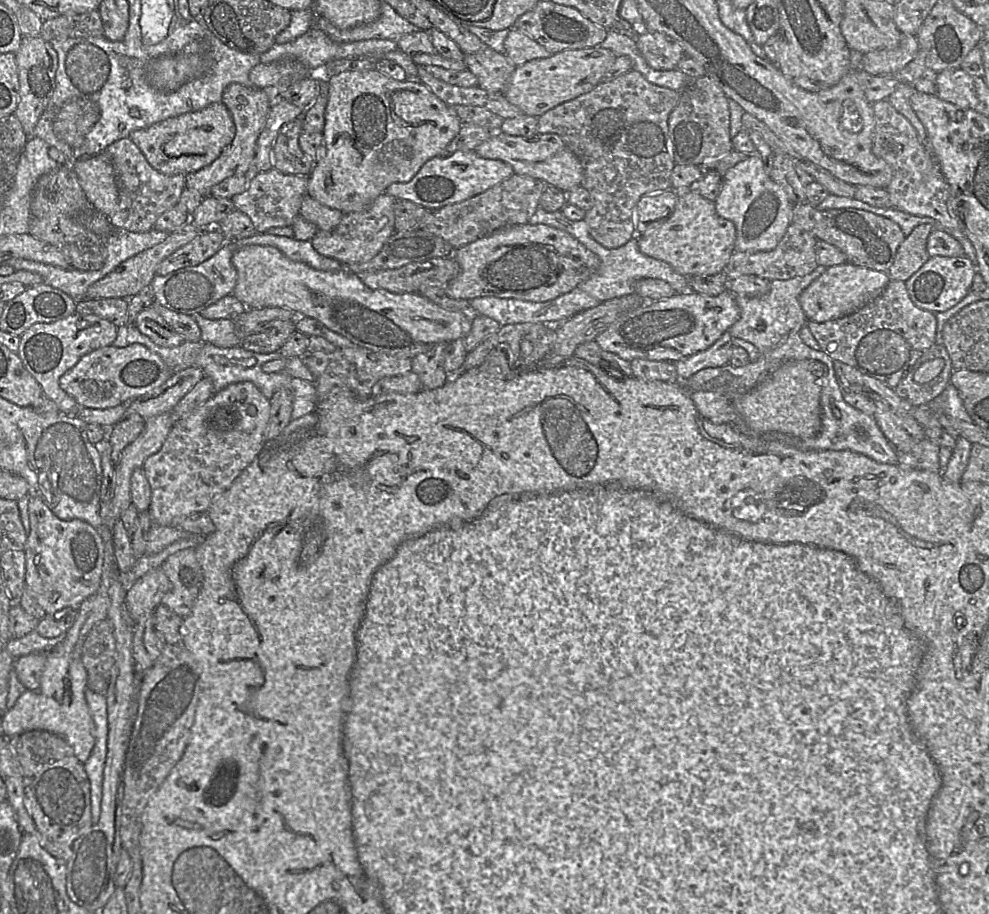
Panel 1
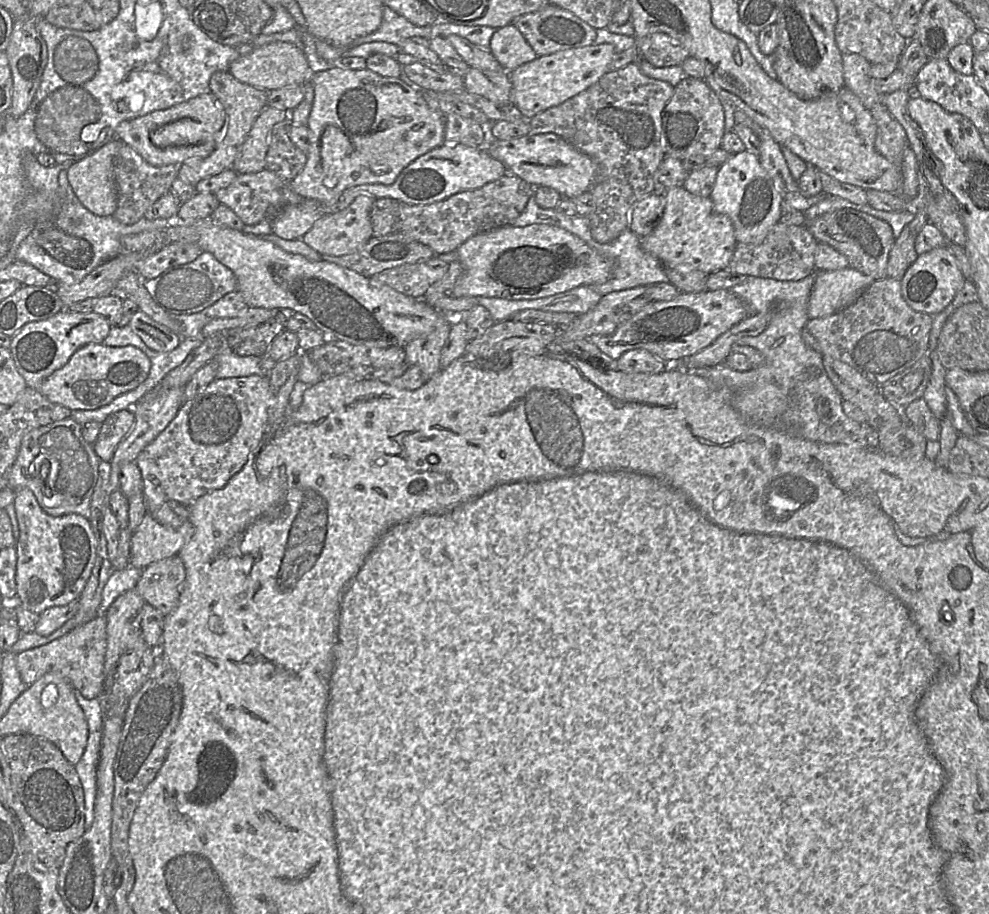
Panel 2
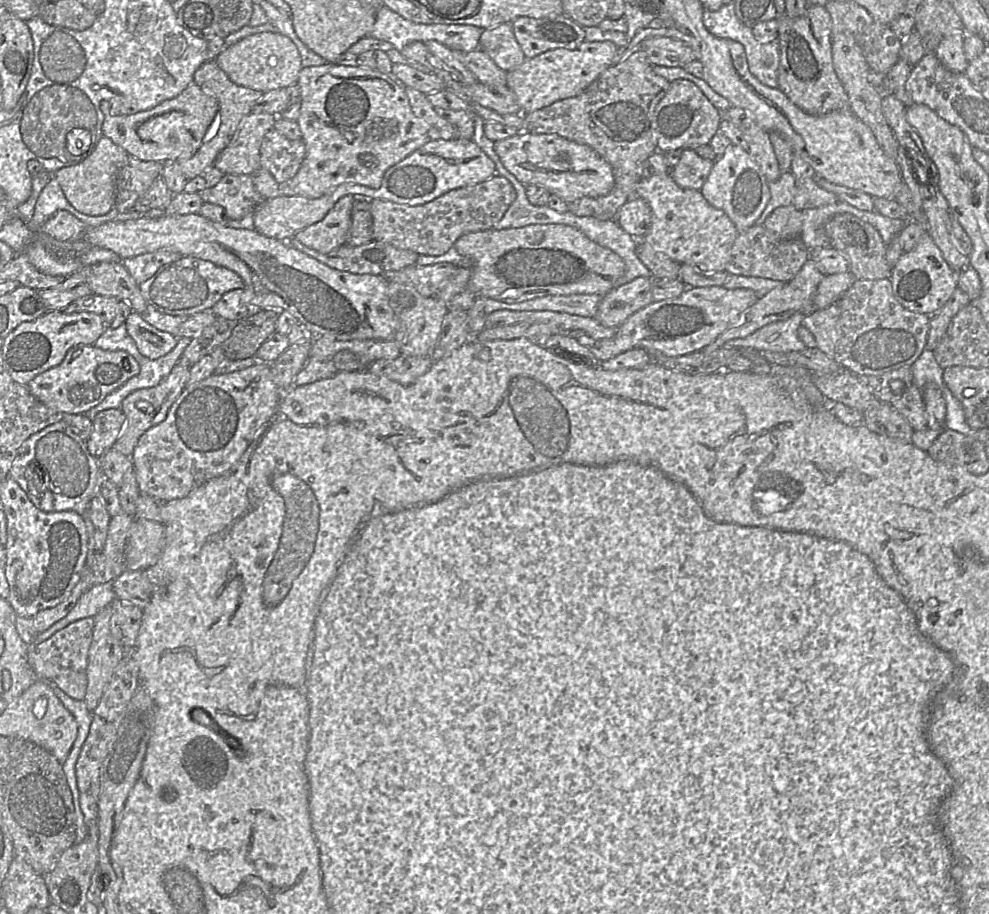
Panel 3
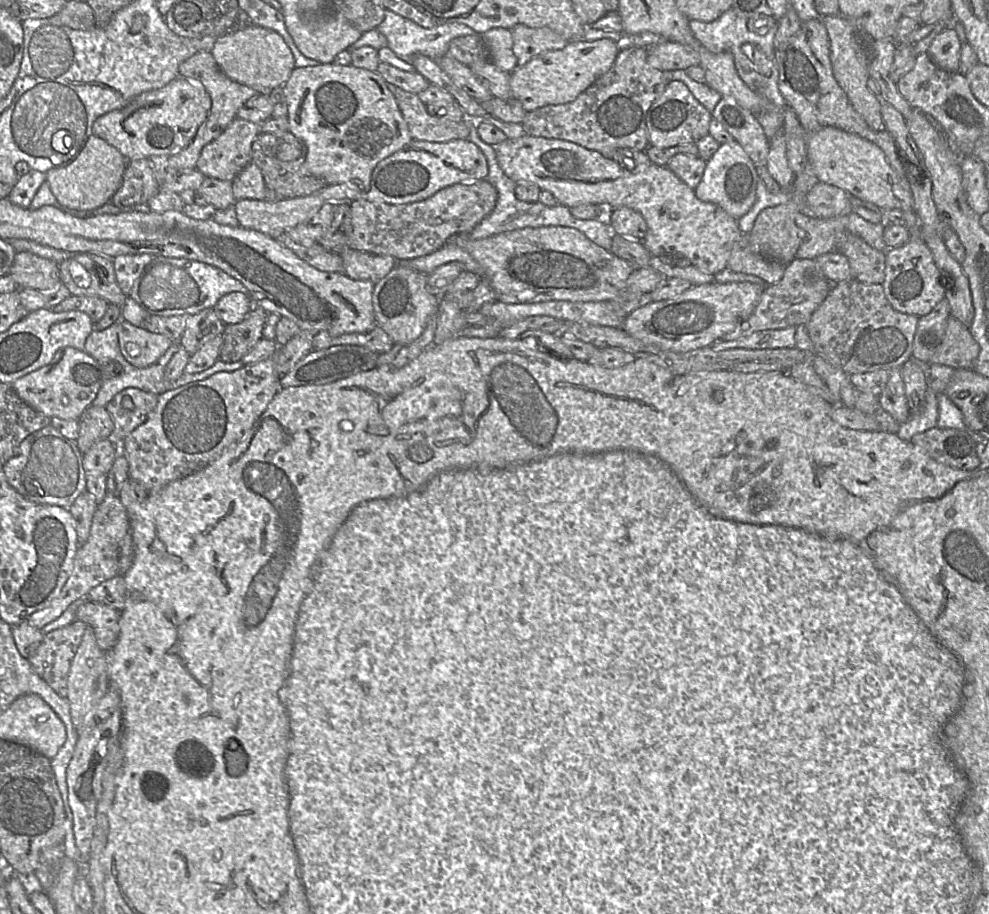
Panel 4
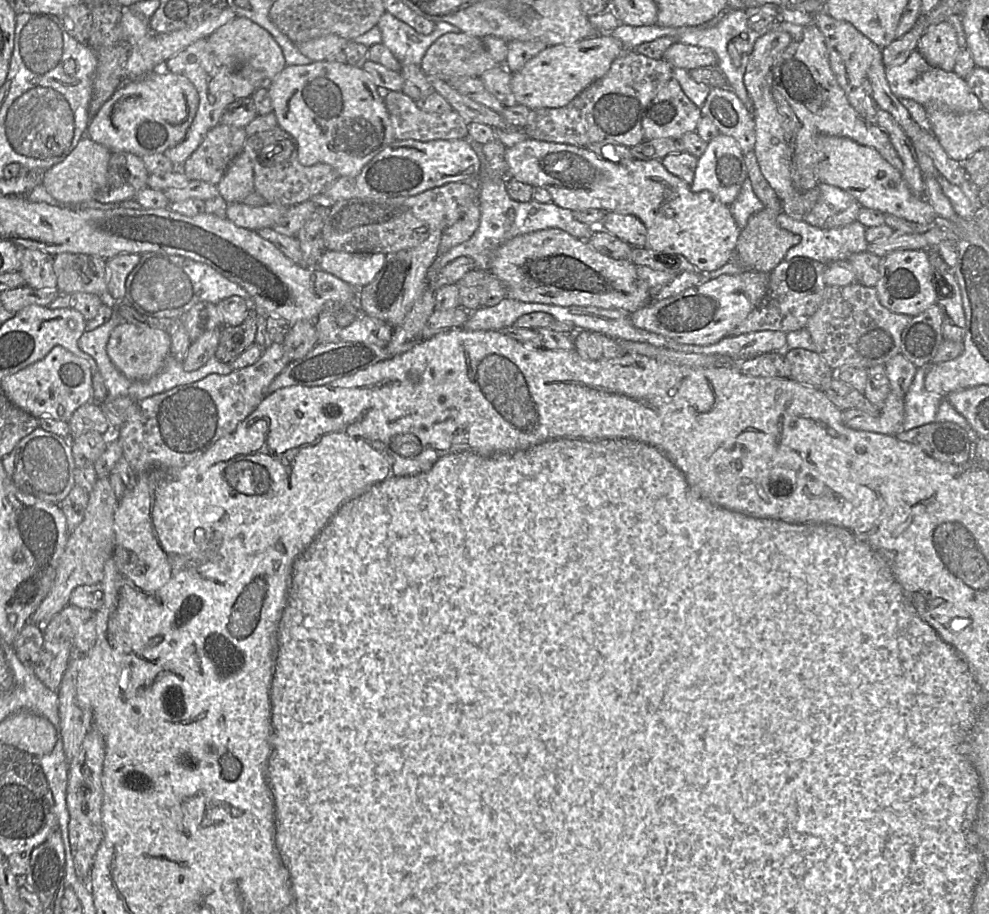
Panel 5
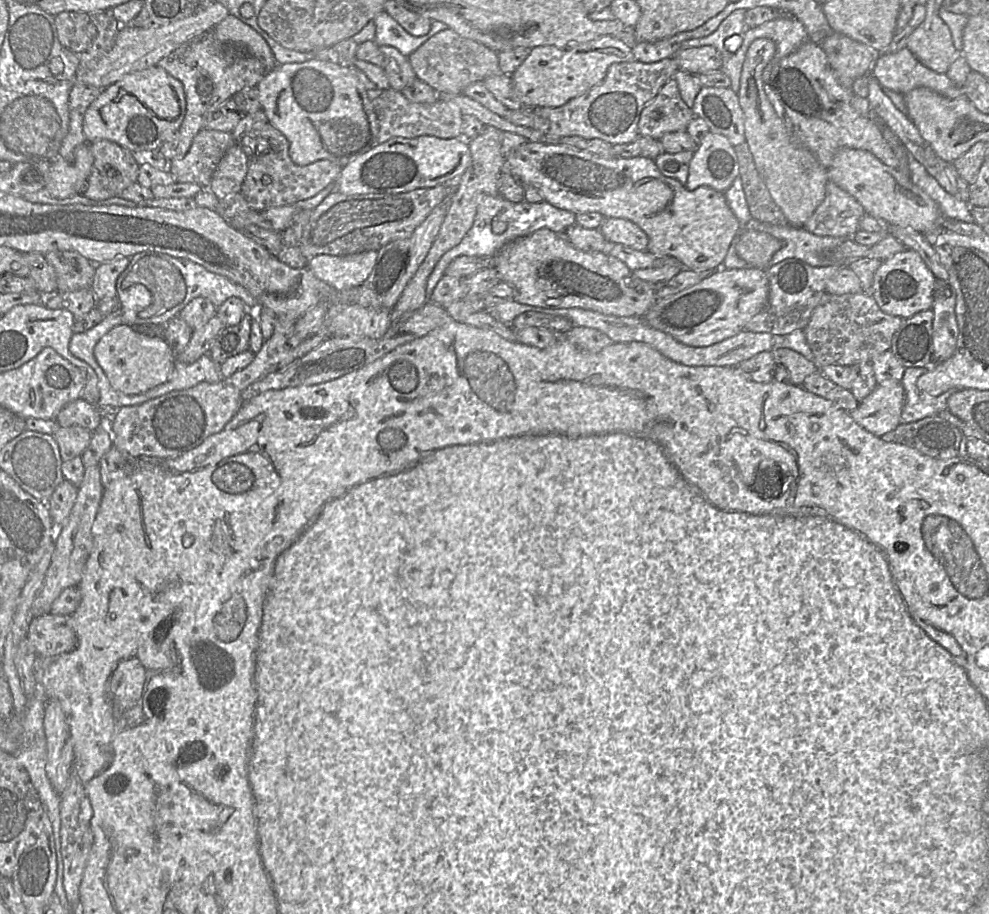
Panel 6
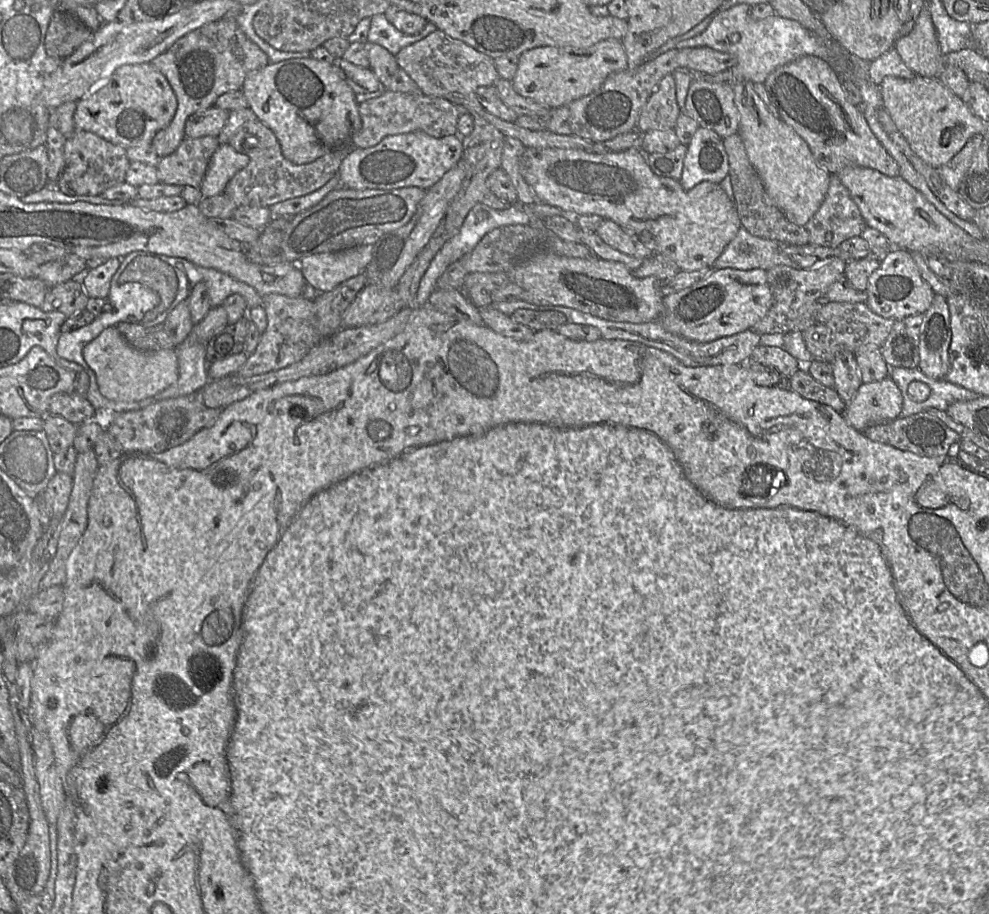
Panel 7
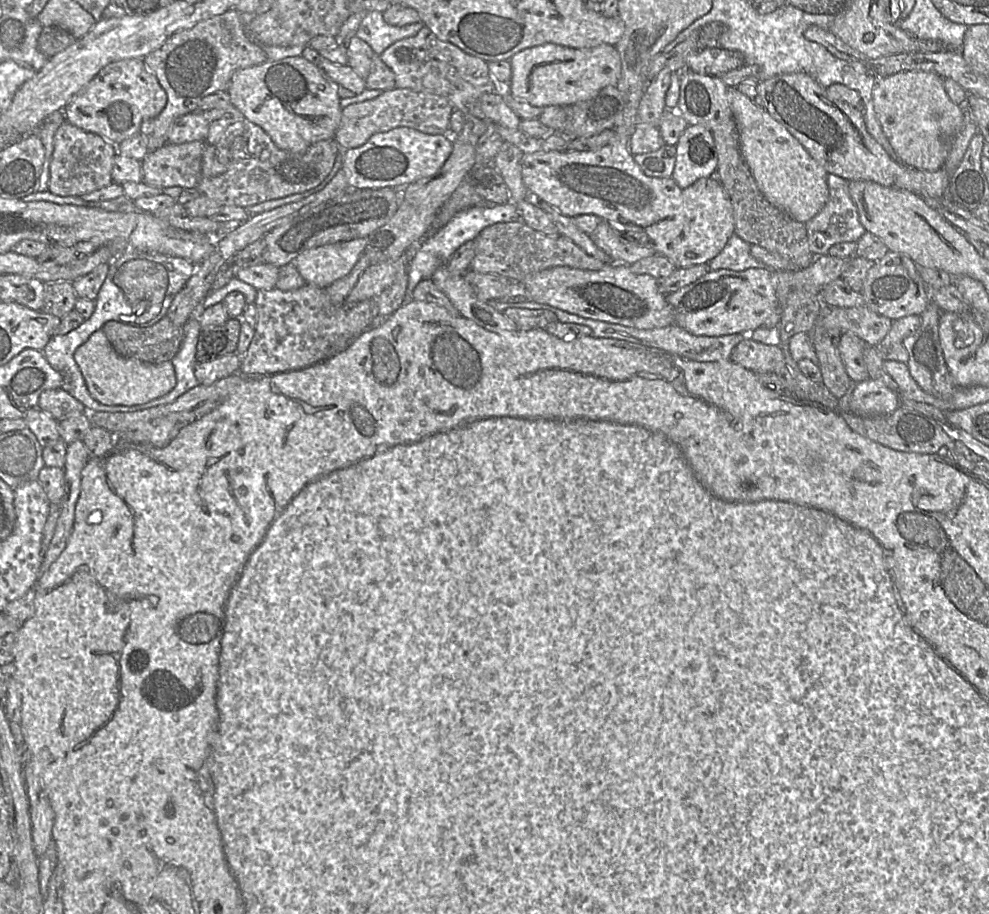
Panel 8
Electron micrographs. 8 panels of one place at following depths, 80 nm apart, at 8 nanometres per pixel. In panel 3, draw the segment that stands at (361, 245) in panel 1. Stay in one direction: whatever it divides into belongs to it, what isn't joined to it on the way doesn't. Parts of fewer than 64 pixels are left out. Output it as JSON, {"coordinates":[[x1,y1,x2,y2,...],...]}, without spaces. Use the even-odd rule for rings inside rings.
{"coordinates":[[353,195,340,198,322,220,299,231,292,239,320,253,328,253,347,244,356,200,357,196]]}

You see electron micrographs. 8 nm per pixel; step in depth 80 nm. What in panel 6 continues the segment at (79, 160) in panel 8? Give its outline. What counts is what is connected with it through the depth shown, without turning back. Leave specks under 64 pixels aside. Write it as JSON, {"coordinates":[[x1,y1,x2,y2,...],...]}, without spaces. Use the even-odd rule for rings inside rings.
{"coordinates":[[105,139,88,144,94,162,81,195,92,200,105,200,119,197,124,189,137,183,140,165,130,150]]}

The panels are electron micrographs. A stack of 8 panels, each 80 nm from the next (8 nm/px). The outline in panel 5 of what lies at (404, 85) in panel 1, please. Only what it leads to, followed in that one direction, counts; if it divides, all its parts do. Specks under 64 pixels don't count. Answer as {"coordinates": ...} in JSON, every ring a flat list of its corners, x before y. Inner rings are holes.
{"coordinates":[[327,60,313,61,306,65,287,65,274,79,269,81,266,86,269,91,273,113,277,118,278,126,294,138,297,158,303,166,325,163,331,165,339,176,355,177,373,157,397,140,384,98,378,93,378,86,374,83,371,75,362,68,352,66,348,63,329,62]]}

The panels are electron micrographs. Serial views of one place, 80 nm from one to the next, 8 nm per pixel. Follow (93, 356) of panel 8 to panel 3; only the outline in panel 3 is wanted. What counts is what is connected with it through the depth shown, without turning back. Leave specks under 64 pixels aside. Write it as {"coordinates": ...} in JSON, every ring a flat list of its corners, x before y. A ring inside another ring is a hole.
{"coordinates":[[136,312,128,316,125,325,139,352,150,360,166,355,177,344,178,339,175,336,158,330]]}

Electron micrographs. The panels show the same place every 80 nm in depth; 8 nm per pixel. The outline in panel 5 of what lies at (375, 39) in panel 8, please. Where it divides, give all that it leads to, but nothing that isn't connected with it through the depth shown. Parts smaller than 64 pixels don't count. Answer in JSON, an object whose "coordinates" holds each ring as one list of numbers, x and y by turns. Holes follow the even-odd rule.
{"coordinates":[[385,11,378,22,384,44,402,65,421,63,428,48,442,35,449,32,461,32,447,22,435,23,435,28,428,34,419,34,407,23]]}

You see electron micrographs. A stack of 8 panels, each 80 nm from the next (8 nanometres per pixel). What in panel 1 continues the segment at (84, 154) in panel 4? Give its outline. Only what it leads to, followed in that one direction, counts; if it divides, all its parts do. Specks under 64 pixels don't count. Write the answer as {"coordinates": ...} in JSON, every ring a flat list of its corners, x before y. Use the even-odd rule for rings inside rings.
{"coordinates":[[101,152,78,159,71,166,88,200,99,212,112,216,118,205,118,189,108,155]]}

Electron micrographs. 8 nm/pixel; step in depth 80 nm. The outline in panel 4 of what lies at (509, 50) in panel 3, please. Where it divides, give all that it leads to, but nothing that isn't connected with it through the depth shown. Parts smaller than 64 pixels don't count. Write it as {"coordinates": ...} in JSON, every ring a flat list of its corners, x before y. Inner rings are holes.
{"coordinates":[[495,27,480,34,487,50,487,58,500,70,513,72,518,64,513,52,512,30]]}

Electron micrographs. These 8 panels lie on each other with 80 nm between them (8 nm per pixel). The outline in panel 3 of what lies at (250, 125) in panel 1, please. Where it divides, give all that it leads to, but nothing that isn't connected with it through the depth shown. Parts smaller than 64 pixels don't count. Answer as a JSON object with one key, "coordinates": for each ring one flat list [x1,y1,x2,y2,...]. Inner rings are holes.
{"coordinates":[[214,60,204,62,195,71,193,79,196,84,214,95,219,103,219,112,216,117,216,123,214,121,207,130,199,149,188,157,182,157,176,160,187,180,213,167,219,153,230,143,241,119,251,113,252,106,256,100,263,93,266,93,235,84,226,73,217,66]]}

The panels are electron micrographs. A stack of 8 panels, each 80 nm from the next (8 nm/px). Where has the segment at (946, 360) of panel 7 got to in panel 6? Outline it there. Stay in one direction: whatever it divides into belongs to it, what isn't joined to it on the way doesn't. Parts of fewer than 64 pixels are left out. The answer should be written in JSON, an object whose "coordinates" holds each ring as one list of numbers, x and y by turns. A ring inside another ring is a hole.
{"coordinates":[[937,281,932,304,932,363,948,360,954,353,958,340,955,314,955,290,949,281]]}

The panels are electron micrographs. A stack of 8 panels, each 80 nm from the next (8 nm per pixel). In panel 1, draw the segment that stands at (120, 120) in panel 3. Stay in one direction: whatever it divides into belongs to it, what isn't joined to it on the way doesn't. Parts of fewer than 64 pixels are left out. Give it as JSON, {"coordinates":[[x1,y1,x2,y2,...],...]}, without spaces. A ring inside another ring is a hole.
{"coordinates":[[222,102,137,129,129,138,139,147,149,164,167,175,188,174,215,161,235,136,235,125]]}

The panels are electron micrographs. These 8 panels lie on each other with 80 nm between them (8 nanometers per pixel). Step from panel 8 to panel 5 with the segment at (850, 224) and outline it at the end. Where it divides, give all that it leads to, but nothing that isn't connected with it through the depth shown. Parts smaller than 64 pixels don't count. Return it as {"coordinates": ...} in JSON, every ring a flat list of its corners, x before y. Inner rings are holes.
{"coordinates":[[819,183,819,197,804,220,820,229,834,229,857,220,861,208,848,192,826,183]]}

